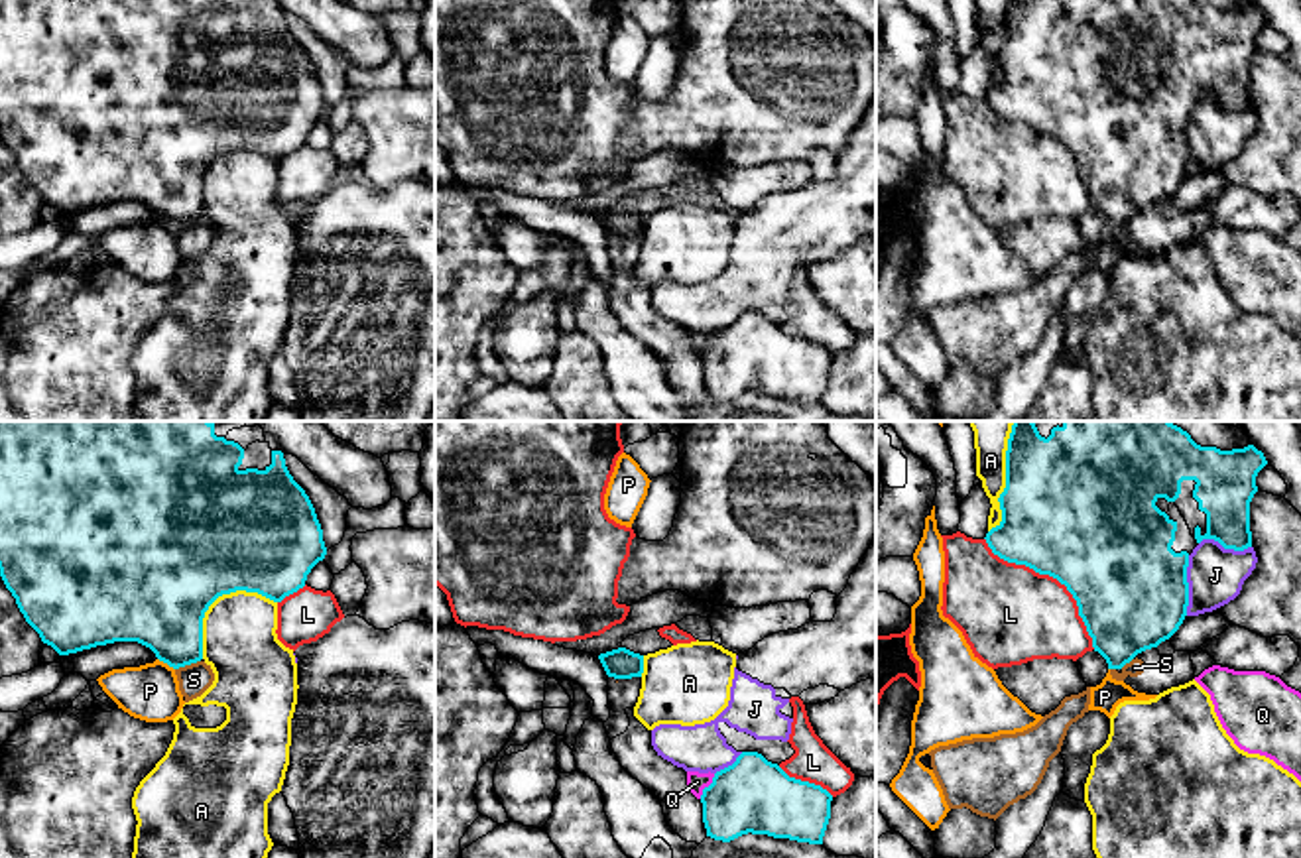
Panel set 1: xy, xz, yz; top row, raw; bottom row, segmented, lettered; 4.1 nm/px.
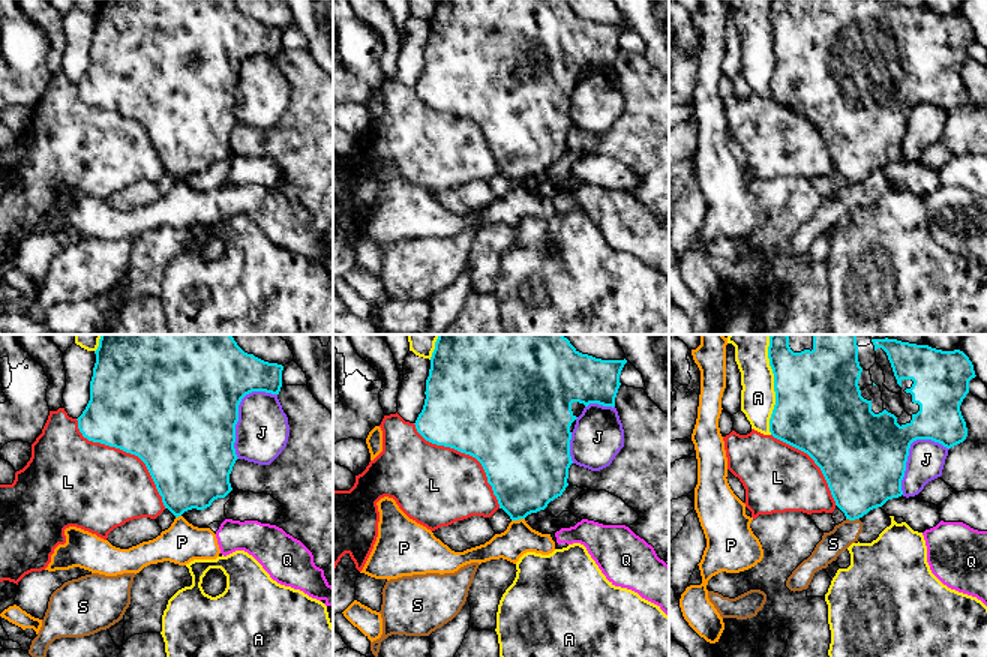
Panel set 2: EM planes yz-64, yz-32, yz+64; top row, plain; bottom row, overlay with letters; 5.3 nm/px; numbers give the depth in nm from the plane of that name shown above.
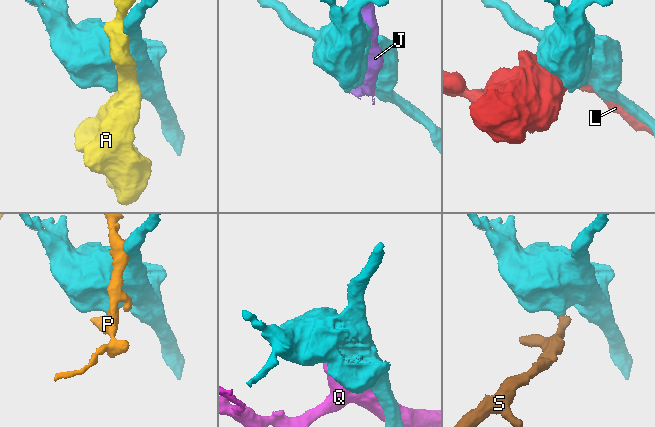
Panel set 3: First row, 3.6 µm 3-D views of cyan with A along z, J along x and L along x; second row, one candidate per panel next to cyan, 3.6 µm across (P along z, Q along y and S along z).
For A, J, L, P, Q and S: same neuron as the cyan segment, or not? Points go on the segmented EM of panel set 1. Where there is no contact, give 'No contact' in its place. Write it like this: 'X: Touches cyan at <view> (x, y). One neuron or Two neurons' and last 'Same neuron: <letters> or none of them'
A: Touches cyan at xy (217, 597). Two neurons
J: Touches cyan at yz (1187, 585). Two neurons
L: Touches cyan at yz (1053, 577). Two neurons
P: Touches cyan at xy (166, 662). Two neurons
Q: Touches cyan at xz (709, 786). Two neurons
S: Touches cyan at xy (187, 664). Two neurons
Same neuron: none of them

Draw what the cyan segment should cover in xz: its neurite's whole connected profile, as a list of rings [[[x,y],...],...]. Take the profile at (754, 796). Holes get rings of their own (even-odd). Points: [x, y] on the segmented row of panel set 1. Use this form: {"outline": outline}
{"outline": [[[742,752],[701,795],[707,836],[722,842],[752,832],[823,844],[831,801],[827,789],[789,777],[758,752]]]}

